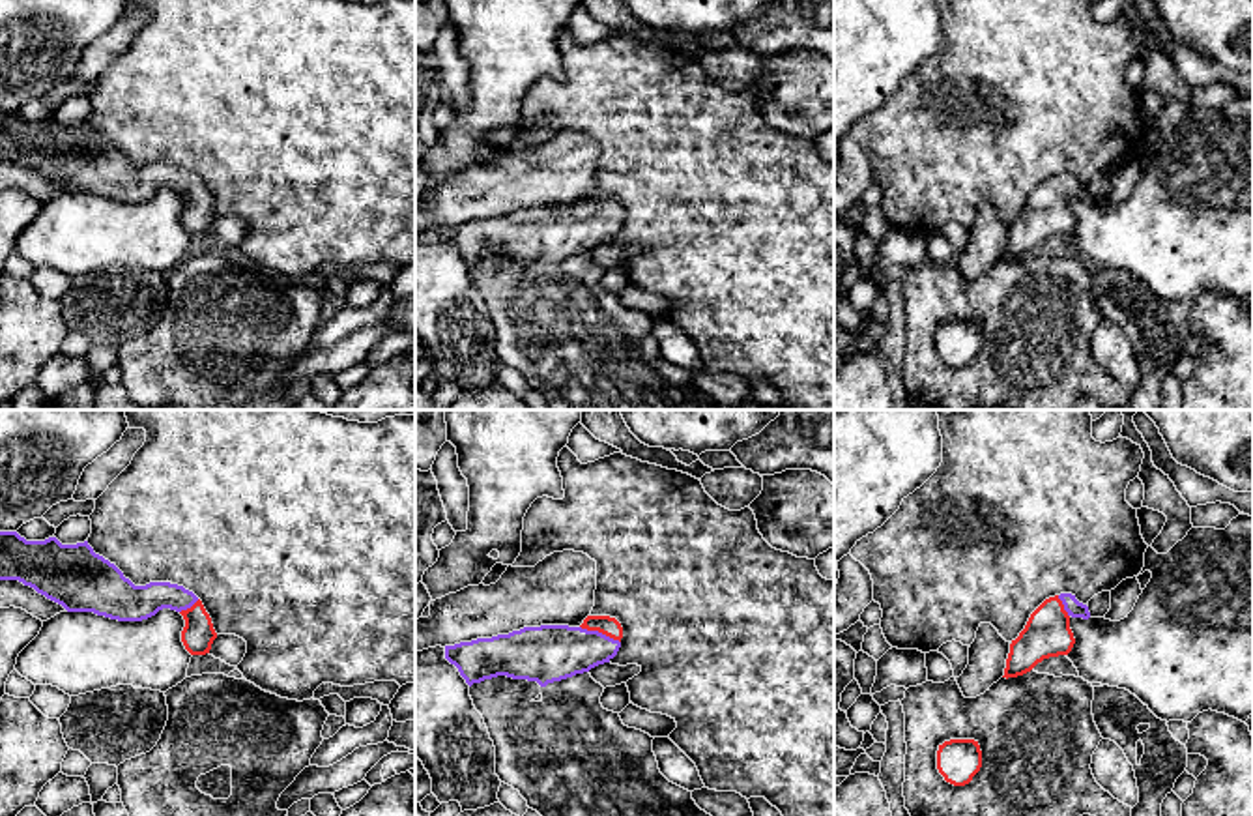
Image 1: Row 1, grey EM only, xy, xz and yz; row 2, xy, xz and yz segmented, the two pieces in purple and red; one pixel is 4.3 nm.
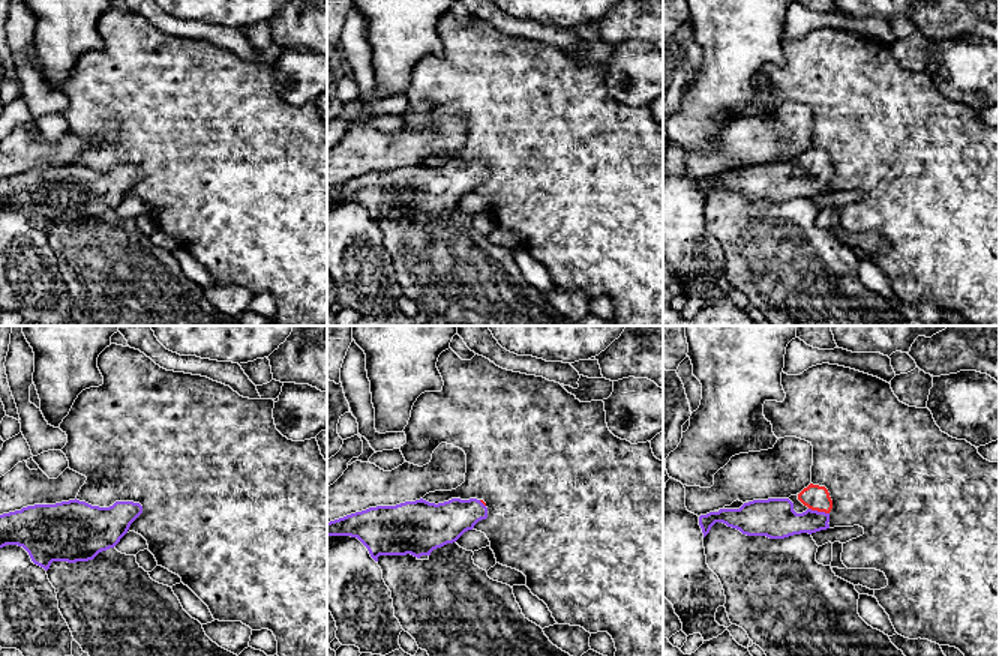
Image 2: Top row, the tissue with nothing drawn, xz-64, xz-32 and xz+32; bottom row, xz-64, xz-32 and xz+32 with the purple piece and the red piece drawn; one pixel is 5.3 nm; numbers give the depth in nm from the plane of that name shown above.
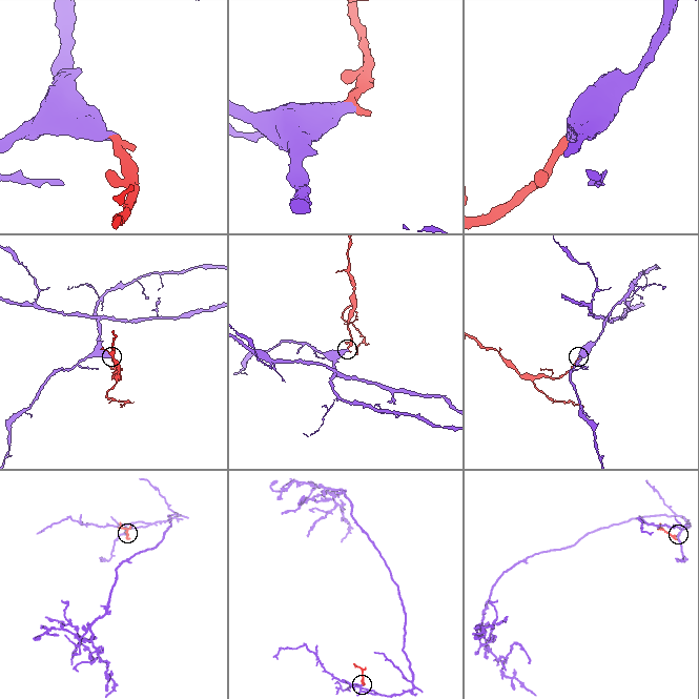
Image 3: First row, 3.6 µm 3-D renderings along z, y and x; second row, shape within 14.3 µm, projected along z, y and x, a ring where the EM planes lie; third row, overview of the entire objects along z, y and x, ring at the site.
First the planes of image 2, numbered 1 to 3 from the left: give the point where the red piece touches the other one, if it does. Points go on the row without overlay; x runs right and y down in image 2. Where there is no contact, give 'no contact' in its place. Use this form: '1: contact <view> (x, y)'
1: no contact
2: contact xz-32 (482, 167)
3: contact xz+32 (819, 176)

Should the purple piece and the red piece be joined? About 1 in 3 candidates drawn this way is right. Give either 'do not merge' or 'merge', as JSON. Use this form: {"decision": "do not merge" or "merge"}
{"decision": "merge"}

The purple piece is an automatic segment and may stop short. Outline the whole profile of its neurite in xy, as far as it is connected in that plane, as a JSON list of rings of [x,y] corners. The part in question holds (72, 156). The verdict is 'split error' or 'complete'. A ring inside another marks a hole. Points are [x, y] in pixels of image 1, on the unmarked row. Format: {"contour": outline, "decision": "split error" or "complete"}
{"contour": [[[0,112],[0,161],[19,161],[67,193],[94,193],[118,202],[142,202],[163,189],[176,191],[185,200],[181,223],[191,236],[209,234],[217,219],[209,195],[193,172],[170,163],[135,167],[88,122],[26,122],[17,112]]], "decision": "split error"}

